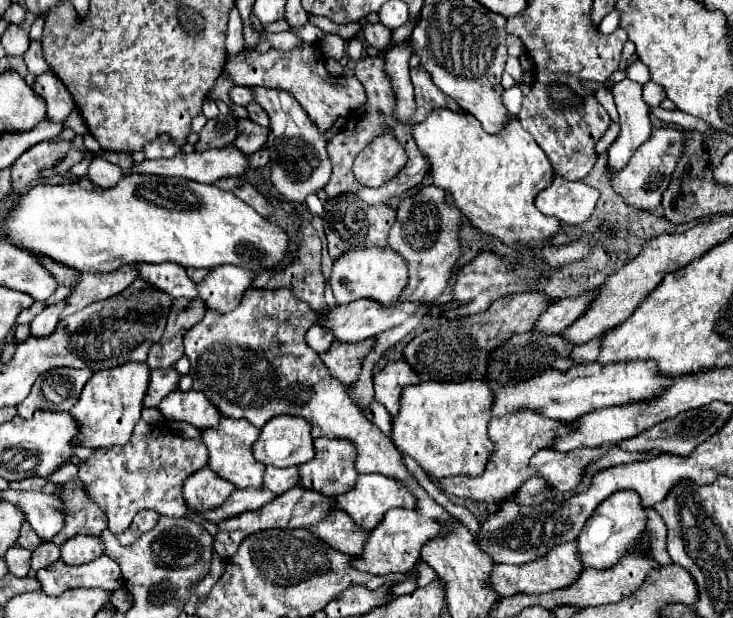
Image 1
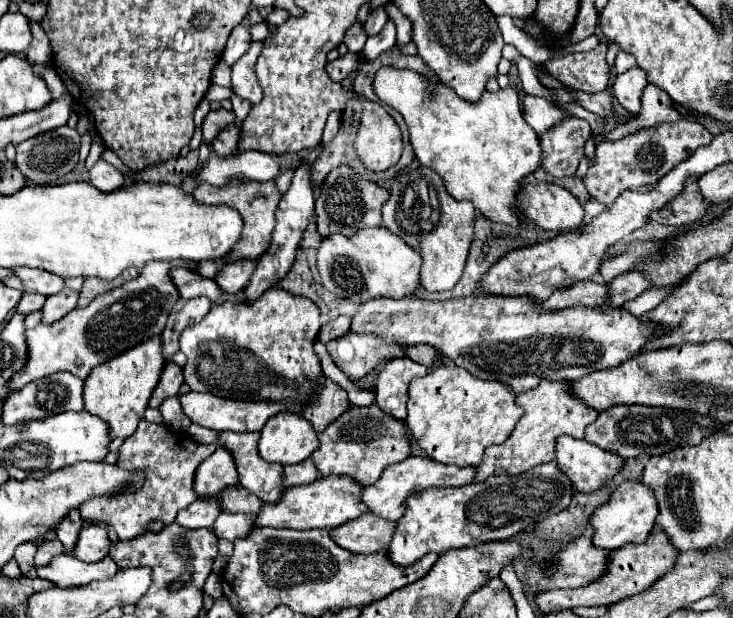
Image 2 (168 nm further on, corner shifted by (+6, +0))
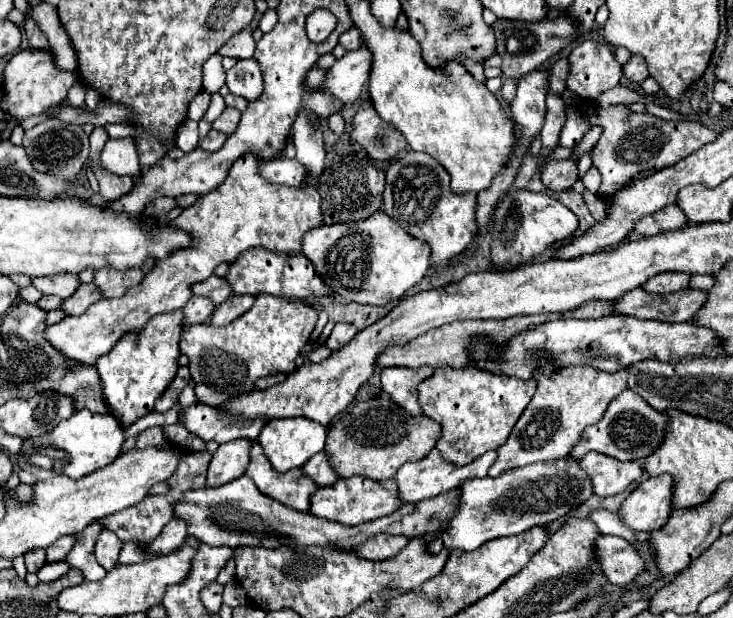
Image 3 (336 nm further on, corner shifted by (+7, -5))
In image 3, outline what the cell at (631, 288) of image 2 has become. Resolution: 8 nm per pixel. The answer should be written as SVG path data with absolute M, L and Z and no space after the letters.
M660 273L648 279L648 283L642 289L648 289L650 293L672 293L672 291L686 289L688 283L690 283L688 273Z

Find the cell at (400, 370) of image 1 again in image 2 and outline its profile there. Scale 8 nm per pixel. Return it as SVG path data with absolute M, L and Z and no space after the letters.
M409 358L387 360L383 370L375 378L375 396L377 404L385 414L391 414L397 420L407 416L407 386L415 376L425 376L427 366L421 366Z

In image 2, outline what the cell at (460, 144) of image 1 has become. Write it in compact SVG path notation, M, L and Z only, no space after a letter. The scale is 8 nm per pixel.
M381 68L375 76L373 88L377 96L405 118L405 124L409 128L411 136L411 146L415 150L417 160L435 170L449 192L455 200L469 200L473 206L491 222L497 224L507 224L513 228L523 226L521 222L521 212L517 208L517 194L521 192L521 180L533 174L541 166L541 144L539 136L535 130L523 120L521 114L521 104L519 104L519 88L515 84L509 84L507 88L491 94L483 92L481 100L477 104L469 104L461 98L451 88L445 88L443 84L437 84L435 96L429 96L427 82L421 74L411 72L411 70L395 70L395 68Z

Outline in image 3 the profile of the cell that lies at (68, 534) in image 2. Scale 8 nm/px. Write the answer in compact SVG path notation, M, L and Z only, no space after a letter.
M102 523L88 525L88 529L84 529L84 533L76 535L76 545L66 557L68 565L80 569L88 581L100 581L106 575L106 569L102 565L98 565L98 561L94 557L94 543L102 531L104 531Z

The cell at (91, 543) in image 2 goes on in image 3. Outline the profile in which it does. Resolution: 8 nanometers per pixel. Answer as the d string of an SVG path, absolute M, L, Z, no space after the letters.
M102 531L98 541L96 541L96 559L98 563L110 571L116 567L118 563L118 555L120 555L120 549L122 549L122 543L120 539L116 537L116 533L112 531Z

